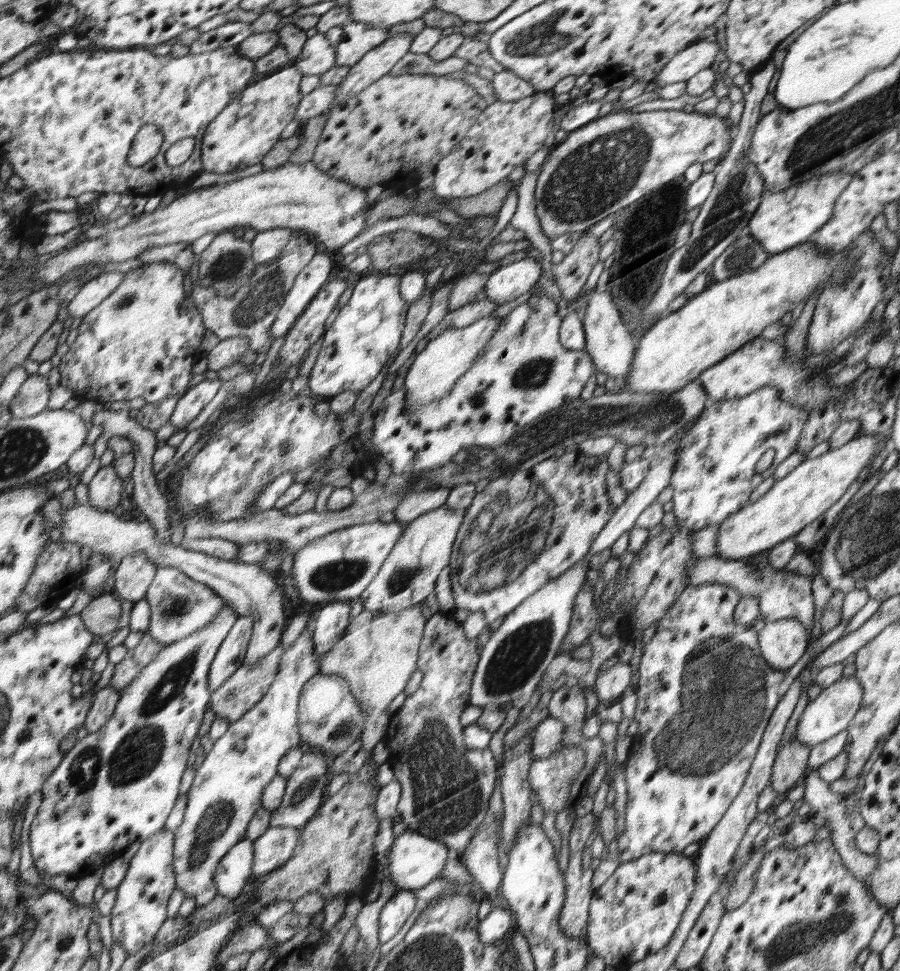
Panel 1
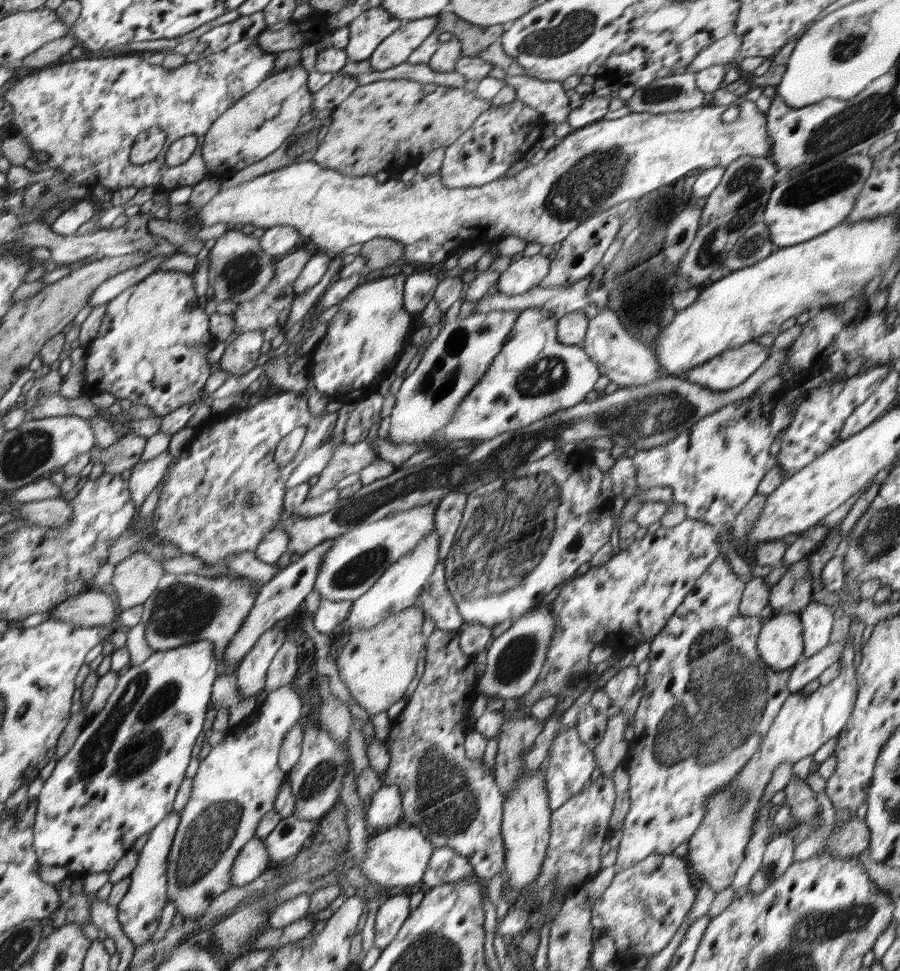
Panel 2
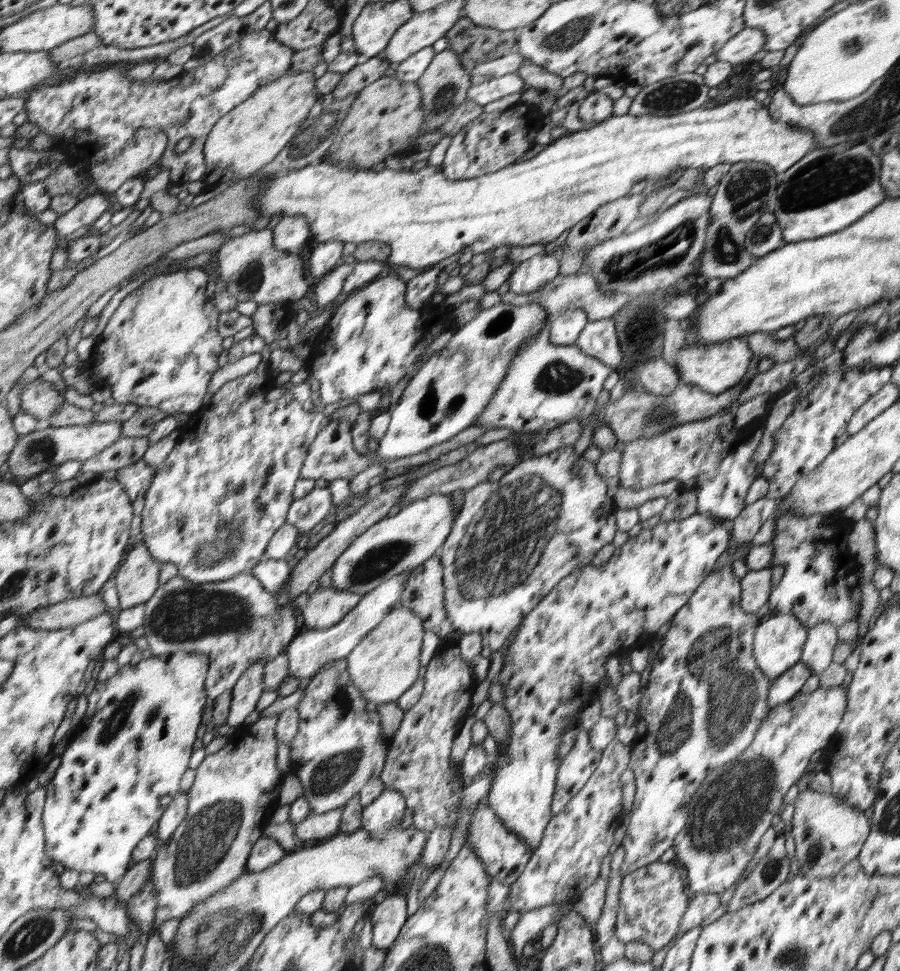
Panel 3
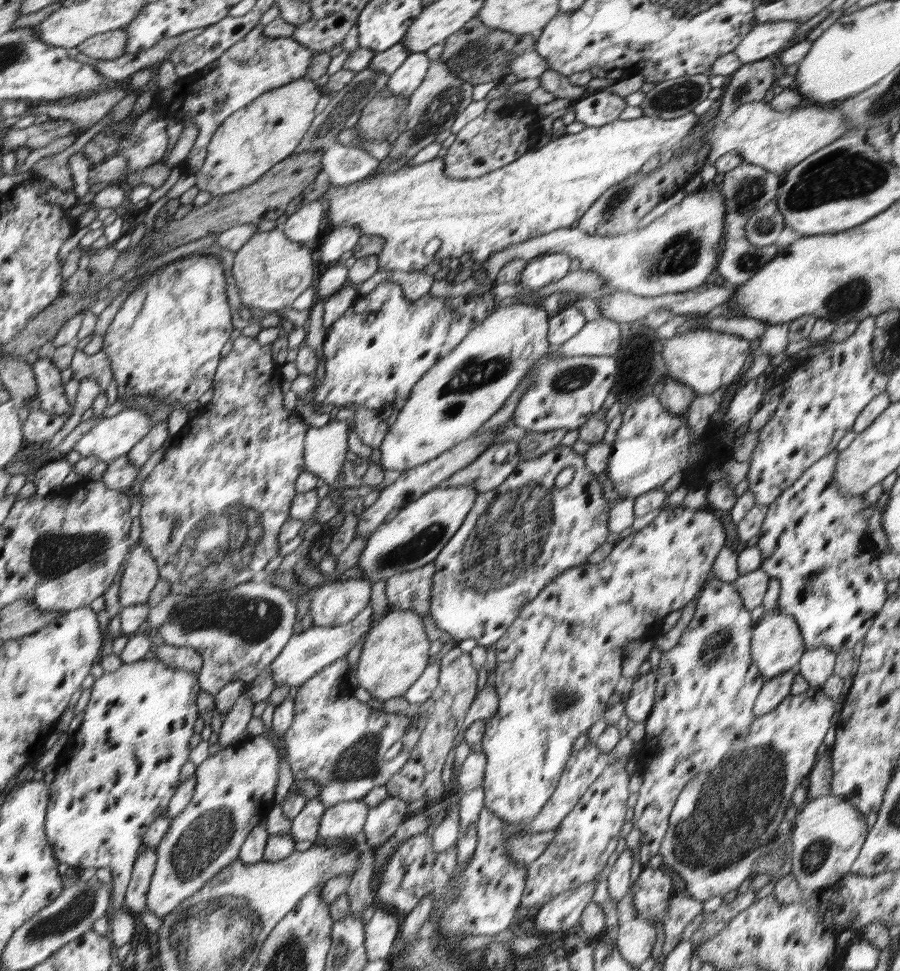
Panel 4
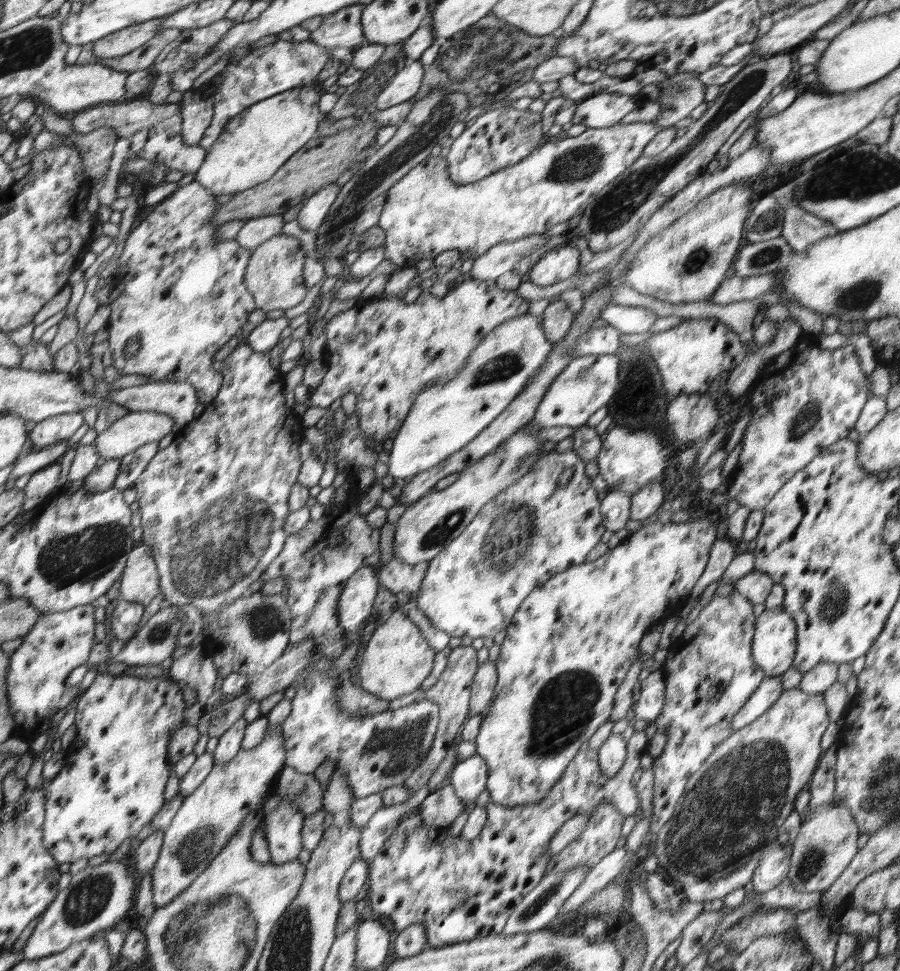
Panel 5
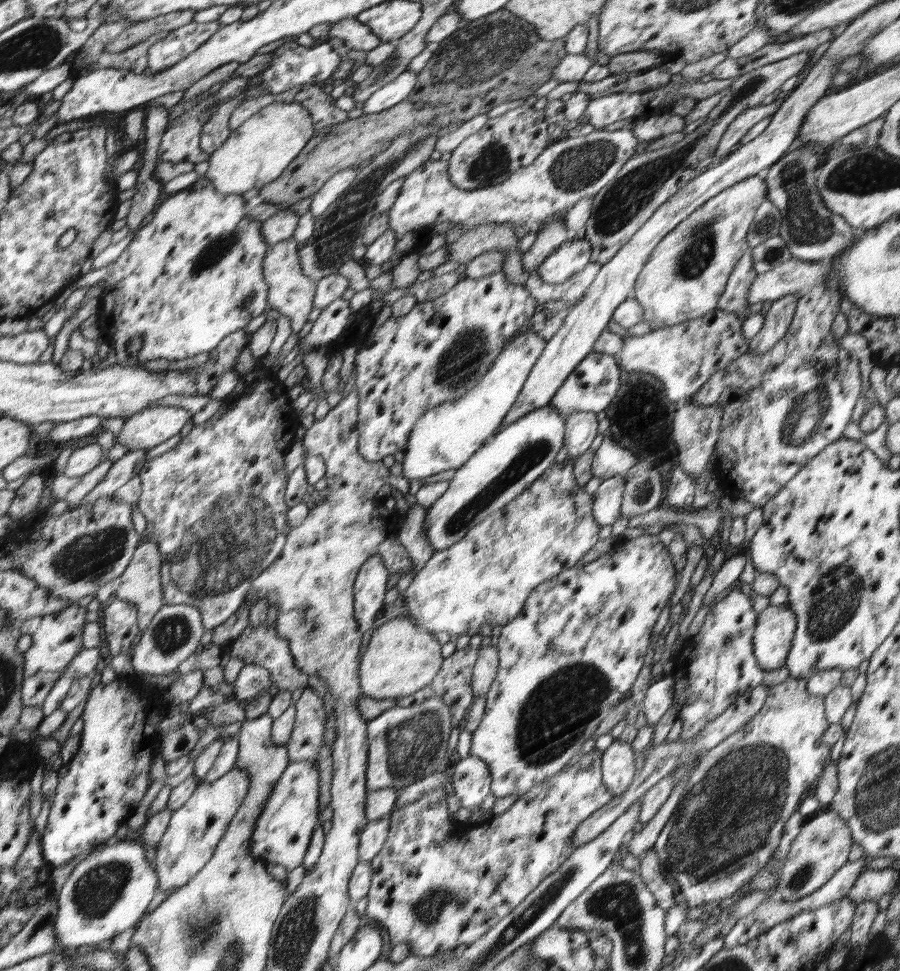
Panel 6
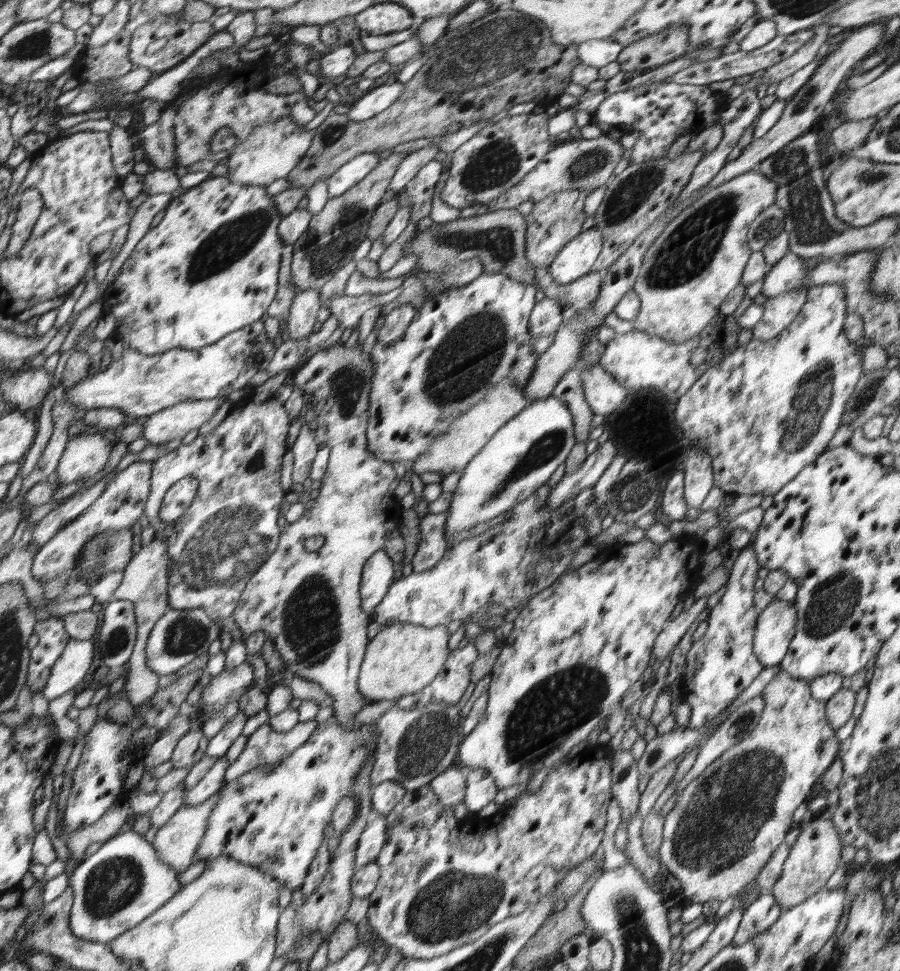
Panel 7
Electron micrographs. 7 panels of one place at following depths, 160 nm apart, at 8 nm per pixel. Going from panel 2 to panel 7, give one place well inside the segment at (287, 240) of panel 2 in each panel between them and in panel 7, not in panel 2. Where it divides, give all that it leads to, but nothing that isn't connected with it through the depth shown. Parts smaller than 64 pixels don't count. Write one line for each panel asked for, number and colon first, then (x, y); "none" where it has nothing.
3: (291, 232)
4: (307, 224)
5: (313, 212)
6: (336, 186)
7: (352, 173)

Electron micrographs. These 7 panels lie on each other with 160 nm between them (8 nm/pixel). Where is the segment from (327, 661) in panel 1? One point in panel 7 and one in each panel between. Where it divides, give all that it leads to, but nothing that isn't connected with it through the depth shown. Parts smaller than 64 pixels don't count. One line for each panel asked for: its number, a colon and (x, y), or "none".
2: (377, 664)
3: (385, 664)
4: (395, 653)
5: (397, 659)
6: (401, 658)
7: (403, 658)

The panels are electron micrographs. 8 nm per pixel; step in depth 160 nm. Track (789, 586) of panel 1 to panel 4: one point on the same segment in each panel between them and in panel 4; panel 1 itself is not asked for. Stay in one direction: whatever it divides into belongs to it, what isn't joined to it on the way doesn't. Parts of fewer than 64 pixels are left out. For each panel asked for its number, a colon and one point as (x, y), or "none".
2: (817, 619)
3: (817, 653)
4: (816, 665)

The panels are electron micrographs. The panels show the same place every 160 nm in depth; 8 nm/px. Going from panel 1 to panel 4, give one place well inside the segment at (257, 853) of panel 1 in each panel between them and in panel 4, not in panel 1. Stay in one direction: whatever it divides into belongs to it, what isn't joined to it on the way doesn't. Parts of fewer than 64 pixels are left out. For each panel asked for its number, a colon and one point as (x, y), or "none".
2: (290, 835)
3: (315, 828)
4: (346, 818)

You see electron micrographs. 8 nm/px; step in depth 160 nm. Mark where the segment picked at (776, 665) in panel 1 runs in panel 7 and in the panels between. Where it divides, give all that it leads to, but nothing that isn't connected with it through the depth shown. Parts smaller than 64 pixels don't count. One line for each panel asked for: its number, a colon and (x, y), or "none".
2: (780, 643)
3: (778, 642)
4: (776, 645)
5: (774, 643)
6: (775, 629)
7: (776, 624)

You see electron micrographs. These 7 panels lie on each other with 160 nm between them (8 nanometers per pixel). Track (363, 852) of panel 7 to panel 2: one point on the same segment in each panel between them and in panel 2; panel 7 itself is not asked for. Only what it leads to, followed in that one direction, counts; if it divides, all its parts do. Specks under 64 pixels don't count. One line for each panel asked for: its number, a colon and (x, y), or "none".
2: (385, 809)
3: (384, 813)
4: (382, 821)
5: (383, 822)
6: (372, 838)

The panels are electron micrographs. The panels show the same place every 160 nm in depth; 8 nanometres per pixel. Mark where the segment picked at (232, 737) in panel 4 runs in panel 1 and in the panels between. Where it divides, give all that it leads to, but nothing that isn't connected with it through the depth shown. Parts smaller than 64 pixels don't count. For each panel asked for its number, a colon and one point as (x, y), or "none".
1: (250, 591)
2: (251, 674)
3: (249, 687)

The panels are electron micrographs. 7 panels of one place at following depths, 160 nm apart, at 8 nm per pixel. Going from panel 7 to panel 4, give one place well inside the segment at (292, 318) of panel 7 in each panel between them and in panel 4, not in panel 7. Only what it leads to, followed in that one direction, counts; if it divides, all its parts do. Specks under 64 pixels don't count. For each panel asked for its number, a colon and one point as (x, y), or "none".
4: (272, 272)
5: (276, 275)
6: (291, 292)

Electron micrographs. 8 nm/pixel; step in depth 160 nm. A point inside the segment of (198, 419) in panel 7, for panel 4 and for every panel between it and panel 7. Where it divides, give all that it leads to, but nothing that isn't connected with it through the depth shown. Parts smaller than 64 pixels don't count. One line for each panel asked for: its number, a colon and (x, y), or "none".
4: (114, 436)
5: (135, 429)
6: (148, 428)

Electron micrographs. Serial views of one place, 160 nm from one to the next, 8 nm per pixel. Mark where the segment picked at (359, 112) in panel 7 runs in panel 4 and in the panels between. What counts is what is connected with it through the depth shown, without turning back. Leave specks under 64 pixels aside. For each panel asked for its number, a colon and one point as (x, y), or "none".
4: (404, 80)
5: (404, 86)
6: (393, 93)

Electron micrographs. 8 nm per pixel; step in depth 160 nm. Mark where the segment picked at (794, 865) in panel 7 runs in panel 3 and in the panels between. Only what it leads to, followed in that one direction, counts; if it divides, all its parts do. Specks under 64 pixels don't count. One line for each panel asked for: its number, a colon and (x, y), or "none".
3: (828, 834)
4: (829, 832)
5: (826, 843)
6: (821, 847)

